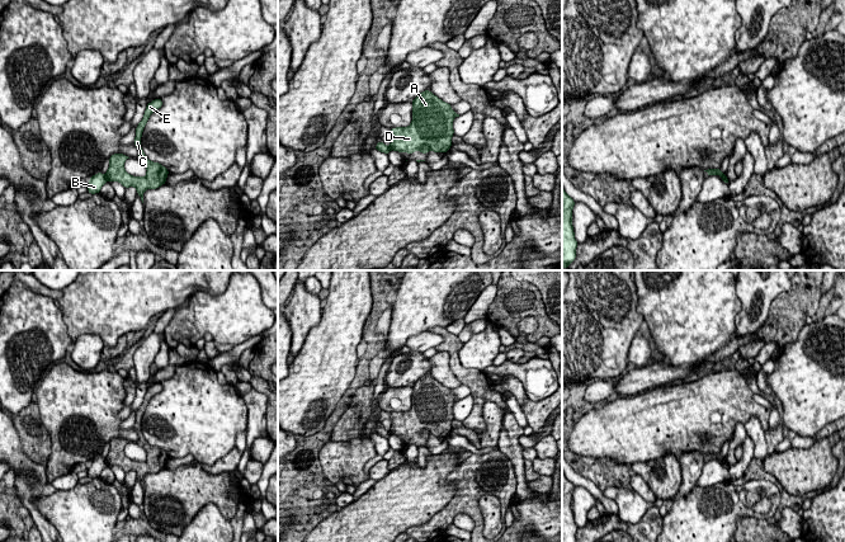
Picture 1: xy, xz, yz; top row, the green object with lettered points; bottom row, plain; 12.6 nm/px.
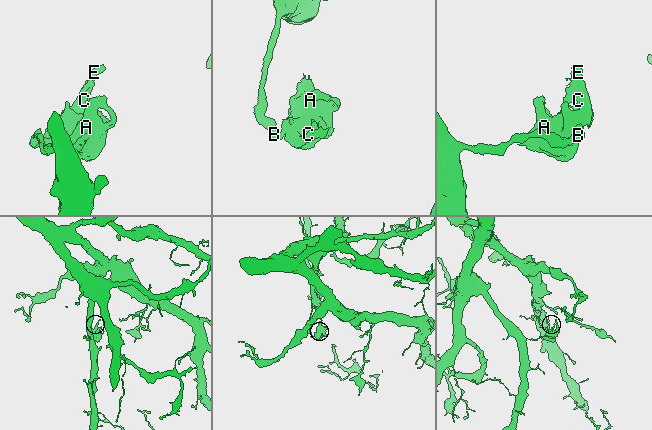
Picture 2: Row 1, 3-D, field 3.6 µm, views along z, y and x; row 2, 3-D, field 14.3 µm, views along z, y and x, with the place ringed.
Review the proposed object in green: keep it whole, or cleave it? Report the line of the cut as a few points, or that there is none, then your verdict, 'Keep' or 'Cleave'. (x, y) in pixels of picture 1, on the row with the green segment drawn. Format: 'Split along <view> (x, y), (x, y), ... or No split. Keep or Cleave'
Split along xy (104, 175), (107, 180). Cleave

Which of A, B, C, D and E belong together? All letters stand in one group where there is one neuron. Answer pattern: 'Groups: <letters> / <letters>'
Groups: A C D E / B

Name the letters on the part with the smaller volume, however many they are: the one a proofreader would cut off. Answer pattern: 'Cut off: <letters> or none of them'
Cut off: A, C, D, E

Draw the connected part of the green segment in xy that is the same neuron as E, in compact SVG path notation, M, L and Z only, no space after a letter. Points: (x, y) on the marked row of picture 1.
M155 99L147 104L142 121L136 127L136 137L133 143L137 146L138 156L137 159L146 165L147 173L145 176L133 176L124 170L124 162L129 159L123 154L113 154L109 157L109 168L107 170L107 180L118 182L124 188L134 187L143 203L143 192L147 189L156 189L166 183L166 176L169 171L165 166L159 162L150 161L141 147L141 137L143 128L150 118L150 116L159 108L162 107L162 100Z

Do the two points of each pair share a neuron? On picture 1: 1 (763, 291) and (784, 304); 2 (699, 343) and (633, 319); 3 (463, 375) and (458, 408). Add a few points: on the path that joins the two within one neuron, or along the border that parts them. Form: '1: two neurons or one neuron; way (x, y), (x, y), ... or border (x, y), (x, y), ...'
1: two neurons; border (791, 283), (787, 291), (774, 298), (761, 325)
2: two neurons; border (636, 290), (637, 311), (645, 319)
3: two neurons; border (471, 395), (472, 410), (462, 422)

